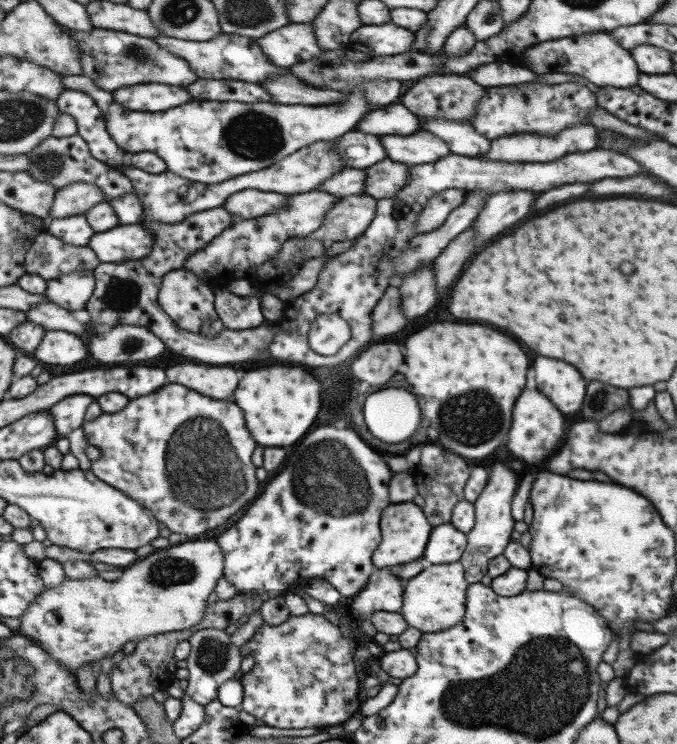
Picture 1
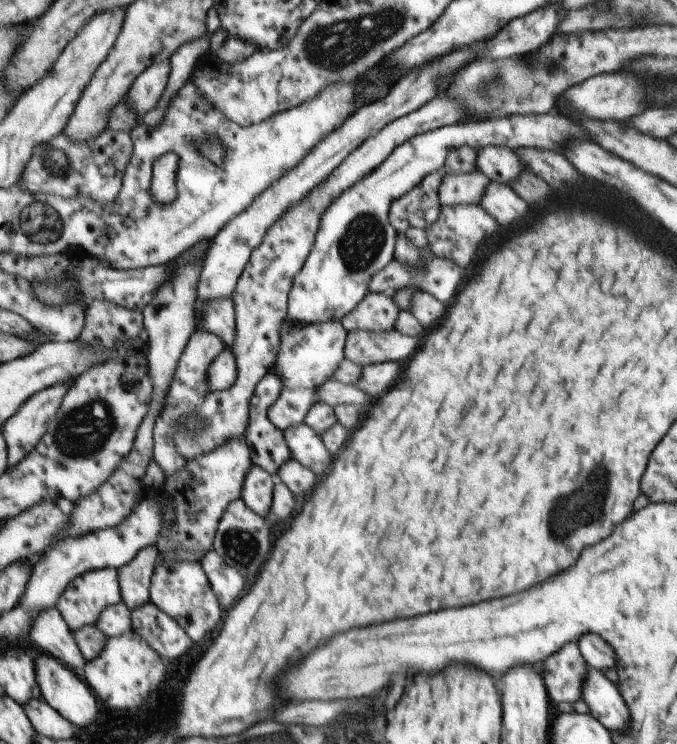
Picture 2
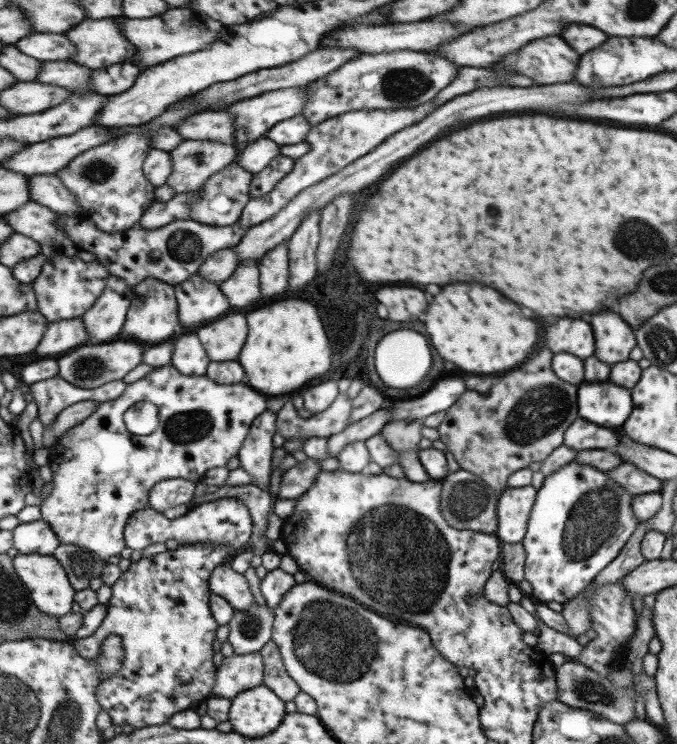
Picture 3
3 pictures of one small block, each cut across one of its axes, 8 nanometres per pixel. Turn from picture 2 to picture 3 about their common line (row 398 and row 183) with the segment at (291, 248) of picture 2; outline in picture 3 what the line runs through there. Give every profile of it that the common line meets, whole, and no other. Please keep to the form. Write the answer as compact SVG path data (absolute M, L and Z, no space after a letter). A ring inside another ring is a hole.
M229 163L225 169L211 174L196 191L187 192L192 194L188 219L209 226L229 226L233 224L240 217L245 203L250 199L248 192L252 176L253 174L243 170L235 163Z

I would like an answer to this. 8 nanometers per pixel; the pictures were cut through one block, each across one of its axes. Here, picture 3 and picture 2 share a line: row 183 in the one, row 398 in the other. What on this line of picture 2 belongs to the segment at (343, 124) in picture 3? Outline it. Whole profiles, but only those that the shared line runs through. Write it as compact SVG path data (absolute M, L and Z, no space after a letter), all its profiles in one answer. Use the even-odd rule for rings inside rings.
M283 320L279 326L279 346L272 367L275 376L281 380L281 390L266 414L273 426L283 431L303 423L307 408L316 402L315 390L331 378L331 374L343 359L345 336L346 331L336 320L295 326L289 326L287 320Z

